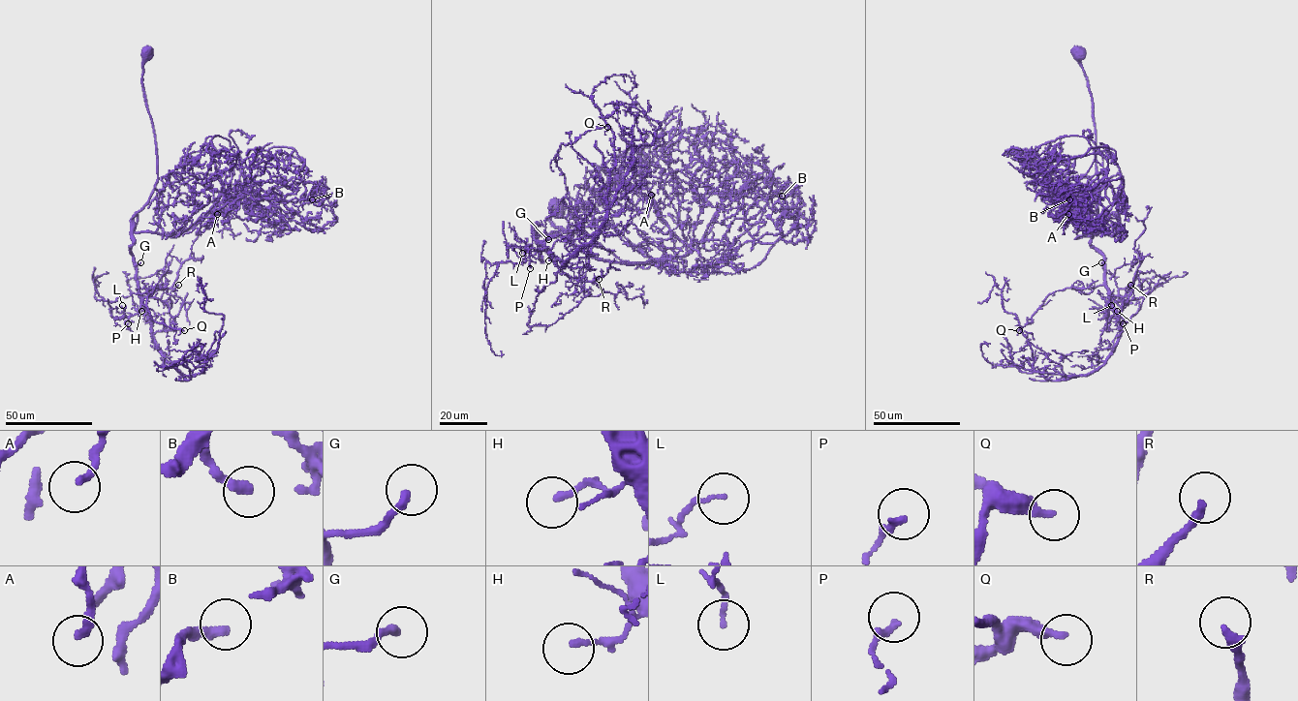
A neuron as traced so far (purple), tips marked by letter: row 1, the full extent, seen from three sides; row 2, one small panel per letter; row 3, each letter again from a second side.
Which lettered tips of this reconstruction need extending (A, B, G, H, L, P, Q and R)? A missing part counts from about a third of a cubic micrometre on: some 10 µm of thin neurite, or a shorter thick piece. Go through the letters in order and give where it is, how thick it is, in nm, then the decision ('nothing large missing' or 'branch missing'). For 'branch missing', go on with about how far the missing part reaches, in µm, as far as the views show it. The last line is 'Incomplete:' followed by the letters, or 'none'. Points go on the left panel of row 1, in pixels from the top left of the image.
A: (217, 214) | 240 nm | nothing large missing
B: (312, 199) | 280 nm | nothing large missing
G: (140, 262) | 240 nm | branch missing | 35 µm
H: (141, 311) | 170 nm | branch missing | 20 µm
L: (122, 305) | 120 nm | nothing large missing
P: (128, 323) | 200 nm | nothing large missing
Q: (184, 330) | 300 nm | branch missing | 30 µm
R: (178, 285) | 280 nm | branch missing | 45 µm
Incomplete: G, H, Q, R

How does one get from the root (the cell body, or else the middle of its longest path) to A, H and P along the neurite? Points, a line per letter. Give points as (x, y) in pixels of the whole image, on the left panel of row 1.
A: (147, 52), (142, 87), (157, 181), (131, 218), (135, 230), (187, 230), (242, 187), (219, 197), (217, 214)
H: (147, 52), (142, 87), (154, 137), (157, 181), (149, 200), (131, 221), (131, 253), (141, 311)
P: (147, 52), (142, 87), (157, 181), (131, 221), (140, 305), (125, 321), (127, 329), (128, 323)

